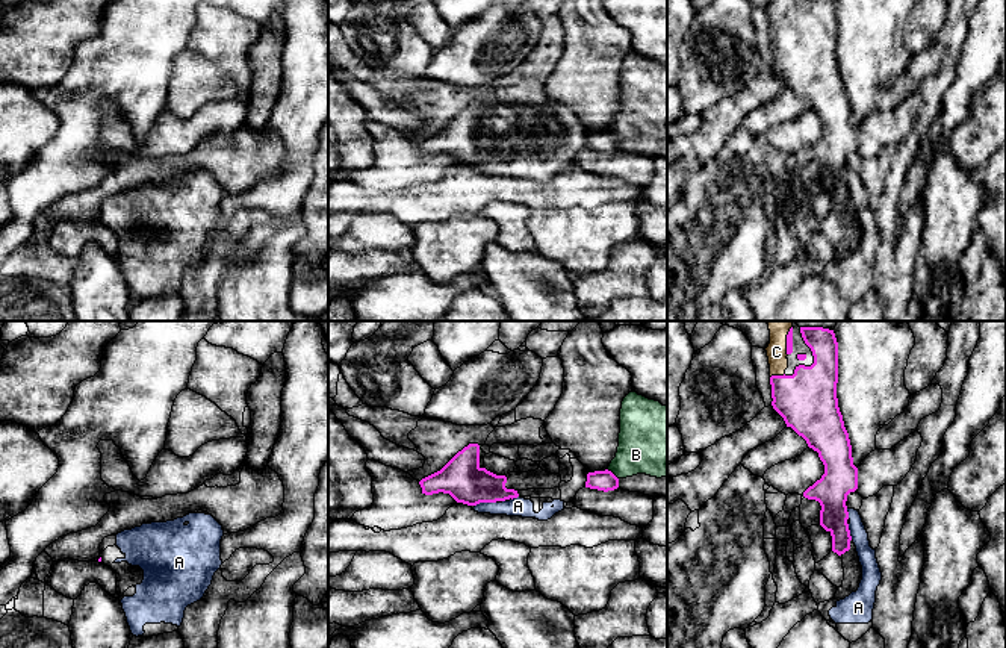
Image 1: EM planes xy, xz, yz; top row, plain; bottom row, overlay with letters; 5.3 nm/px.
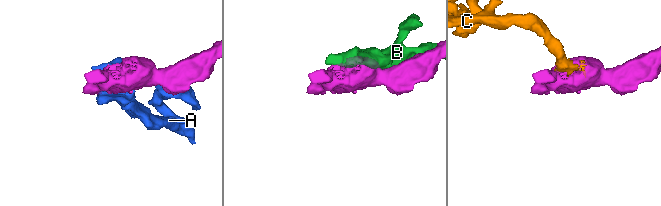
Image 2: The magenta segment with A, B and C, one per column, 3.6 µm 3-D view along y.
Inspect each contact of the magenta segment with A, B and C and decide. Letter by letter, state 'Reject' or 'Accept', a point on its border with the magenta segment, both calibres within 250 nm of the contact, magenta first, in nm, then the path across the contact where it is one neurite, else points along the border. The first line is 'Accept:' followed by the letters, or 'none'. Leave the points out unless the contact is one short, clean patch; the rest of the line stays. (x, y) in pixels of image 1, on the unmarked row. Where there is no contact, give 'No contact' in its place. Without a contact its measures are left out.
Accept: A, C
A: Accept. Touches magenta at xz (484, 162). Thickness 220 nm (magenta) against 100 nm. Path across: xz (462, 138), (484, 162), (492, 168), (518, 167)
B: Reject. Touches magenta at xz (613, 135). Thickness 110 nm (magenta) against 320 nm
C: Accept. Touches magenta at yz (776, 37). Thickness 320 nm (magenta) against 110 nm

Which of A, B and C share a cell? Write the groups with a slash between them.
A C / B

